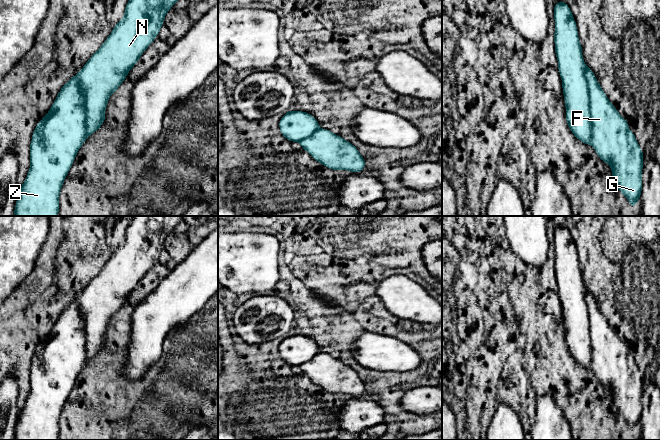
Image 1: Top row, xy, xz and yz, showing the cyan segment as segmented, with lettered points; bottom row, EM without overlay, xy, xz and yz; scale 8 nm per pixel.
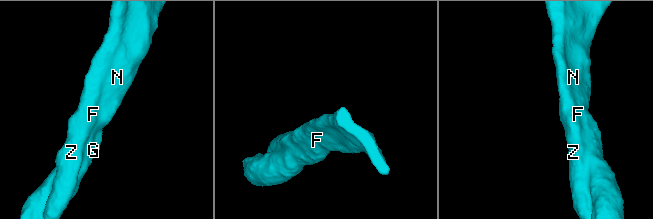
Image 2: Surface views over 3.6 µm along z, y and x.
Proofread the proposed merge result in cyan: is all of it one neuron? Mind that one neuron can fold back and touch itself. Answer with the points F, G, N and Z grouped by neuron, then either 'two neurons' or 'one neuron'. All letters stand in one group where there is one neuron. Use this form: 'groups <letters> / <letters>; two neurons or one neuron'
groups F G N / Z; two neurons

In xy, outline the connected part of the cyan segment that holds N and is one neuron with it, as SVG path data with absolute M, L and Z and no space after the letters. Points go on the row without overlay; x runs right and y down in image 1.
M133 216L125 230L124 241L82 291L79 301L84 321L86 363L103 349L110 320L121 310L129 295L156 263L166 238L181 221L182 216Z

